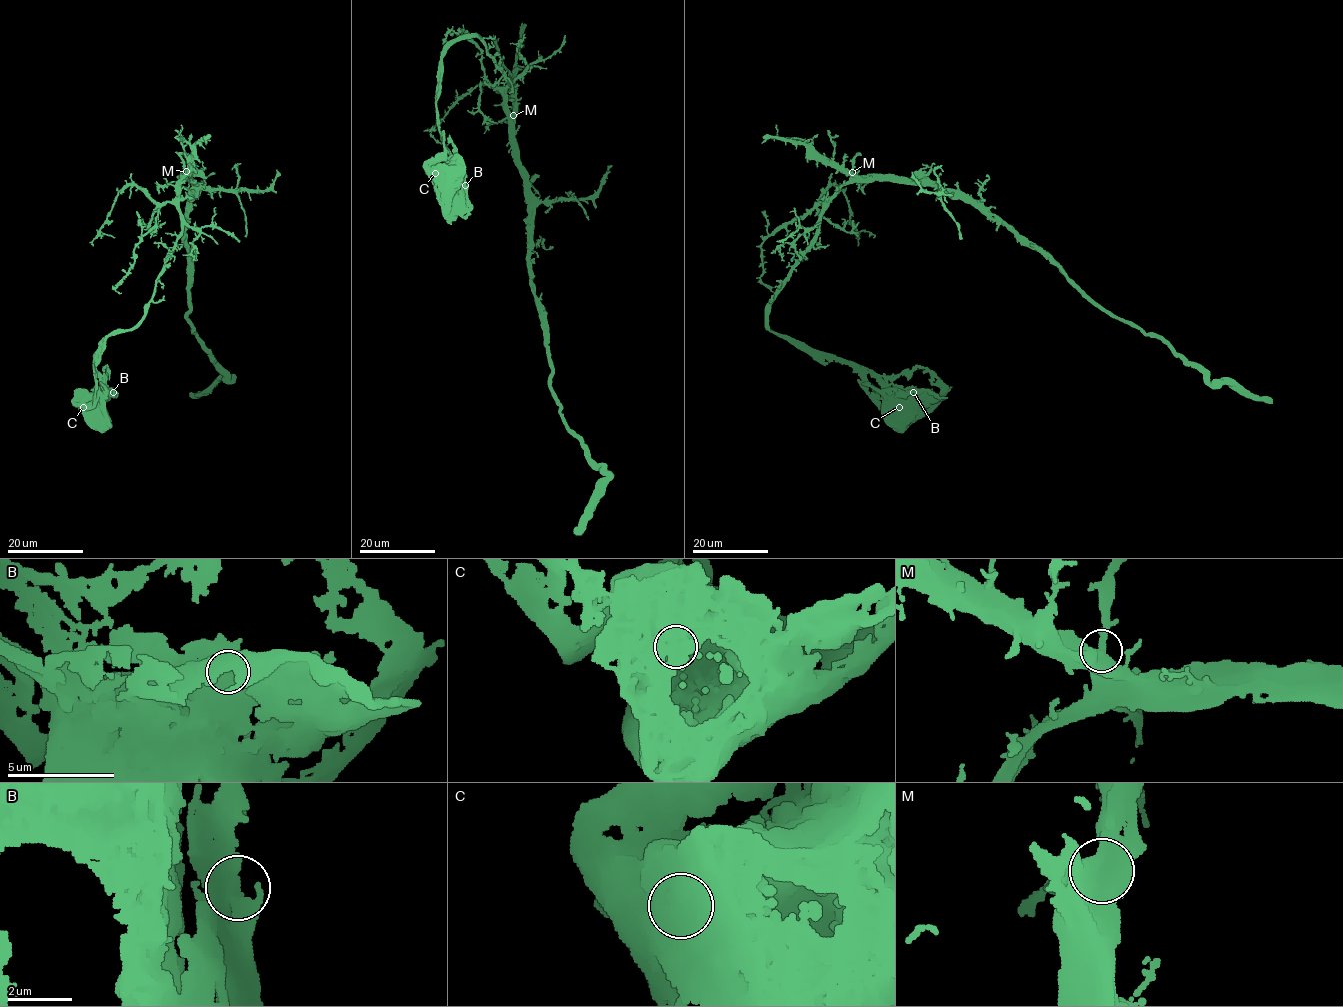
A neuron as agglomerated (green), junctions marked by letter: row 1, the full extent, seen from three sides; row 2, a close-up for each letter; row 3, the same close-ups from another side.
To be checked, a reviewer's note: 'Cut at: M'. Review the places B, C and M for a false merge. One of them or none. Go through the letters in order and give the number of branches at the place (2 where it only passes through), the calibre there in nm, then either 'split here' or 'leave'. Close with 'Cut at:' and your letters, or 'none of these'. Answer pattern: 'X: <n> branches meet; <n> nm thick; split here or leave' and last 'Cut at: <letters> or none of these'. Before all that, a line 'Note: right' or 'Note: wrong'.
Note: wrong
B: 1 branches meet; 700 nm thick; leave
C: 1 branches meet; 1350 nm thick; leave
M: 2 branches meet; 600 nm thick; leave
Cut at: none of these

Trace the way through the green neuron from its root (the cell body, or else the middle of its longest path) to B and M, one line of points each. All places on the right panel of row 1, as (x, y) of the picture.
B: (904, 414), (904, 418), (911, 412), (913, 392)
M: (904, 414), (868, 392), (851, 366), (810, 355), (768, 326), (768, 304), (852, 172)

